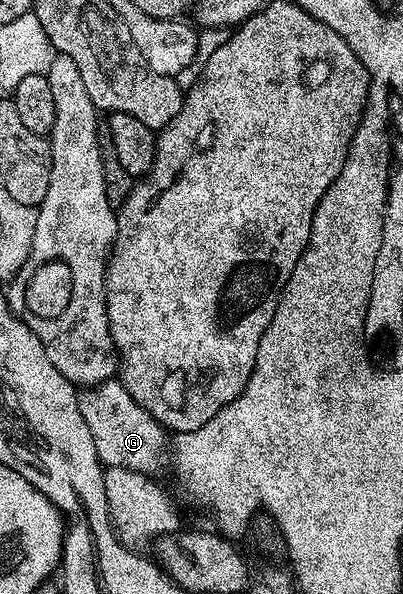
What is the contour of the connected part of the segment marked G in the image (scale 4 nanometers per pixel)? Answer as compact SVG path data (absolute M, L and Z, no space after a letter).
M116 378L108 379L95 387L82 390L79 395L79 409L87 429L91 429L91 441L95 441L95 453L105 467L118 467L128 471L138 471L150 477L167 463L166 428L161 426L131 393Z

